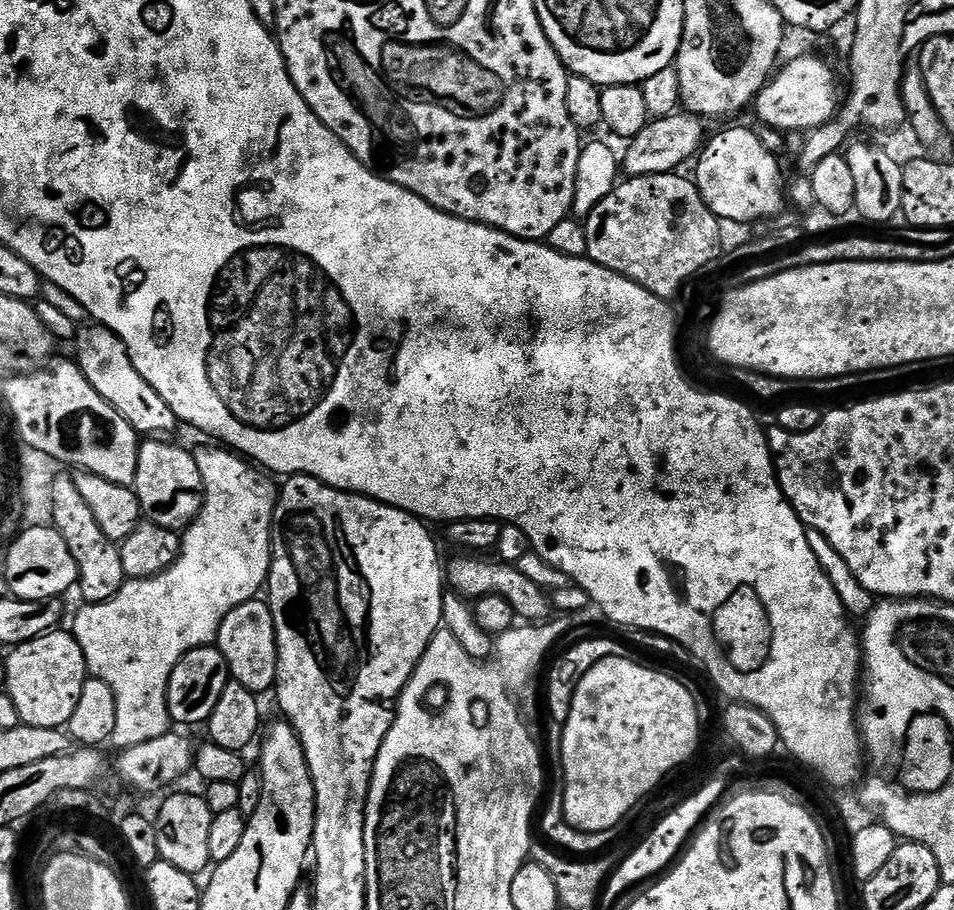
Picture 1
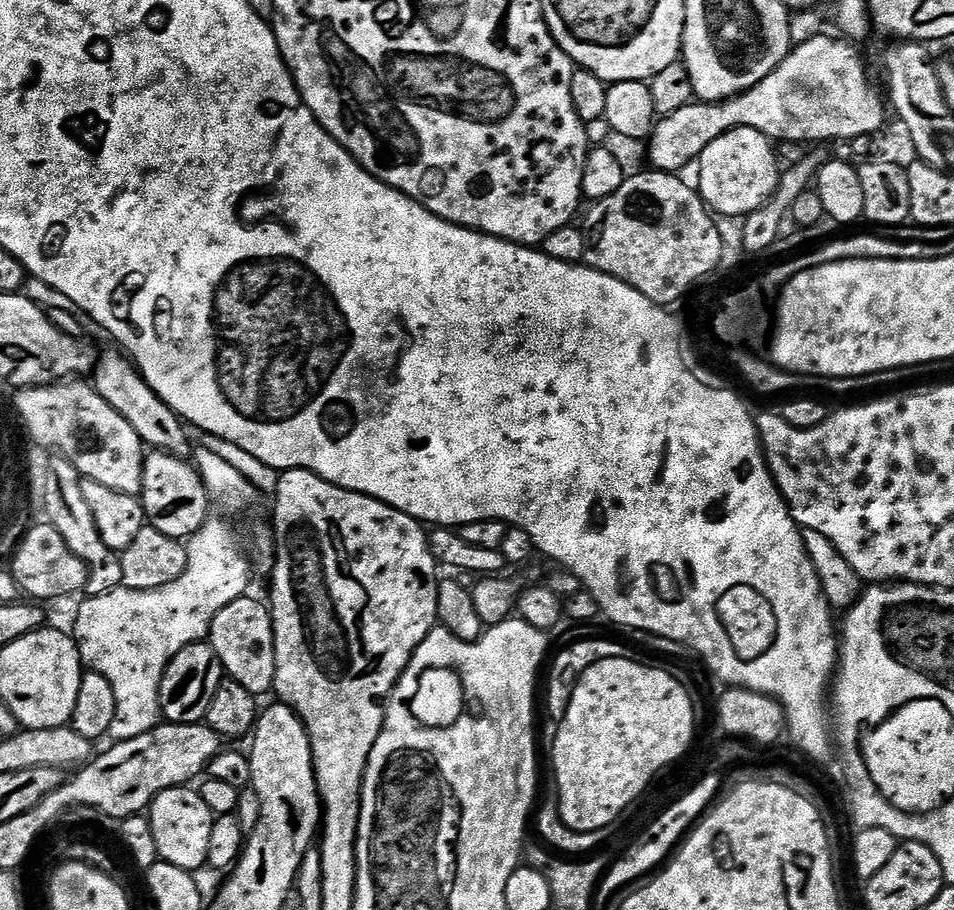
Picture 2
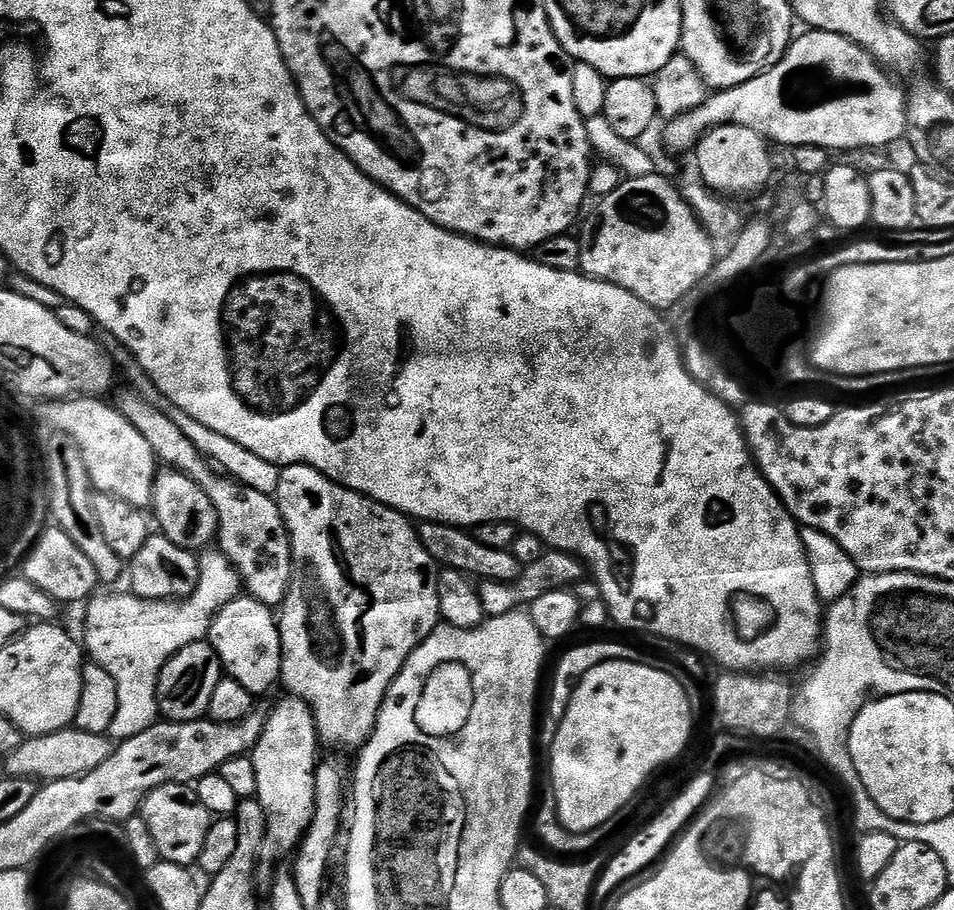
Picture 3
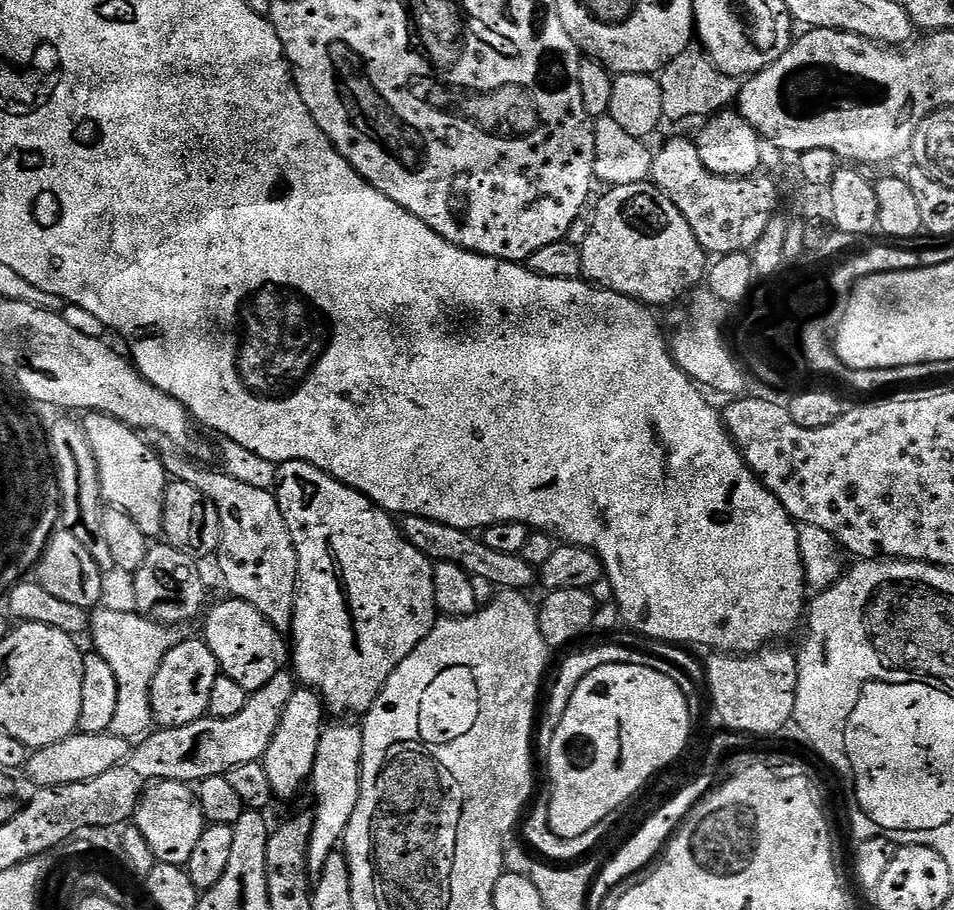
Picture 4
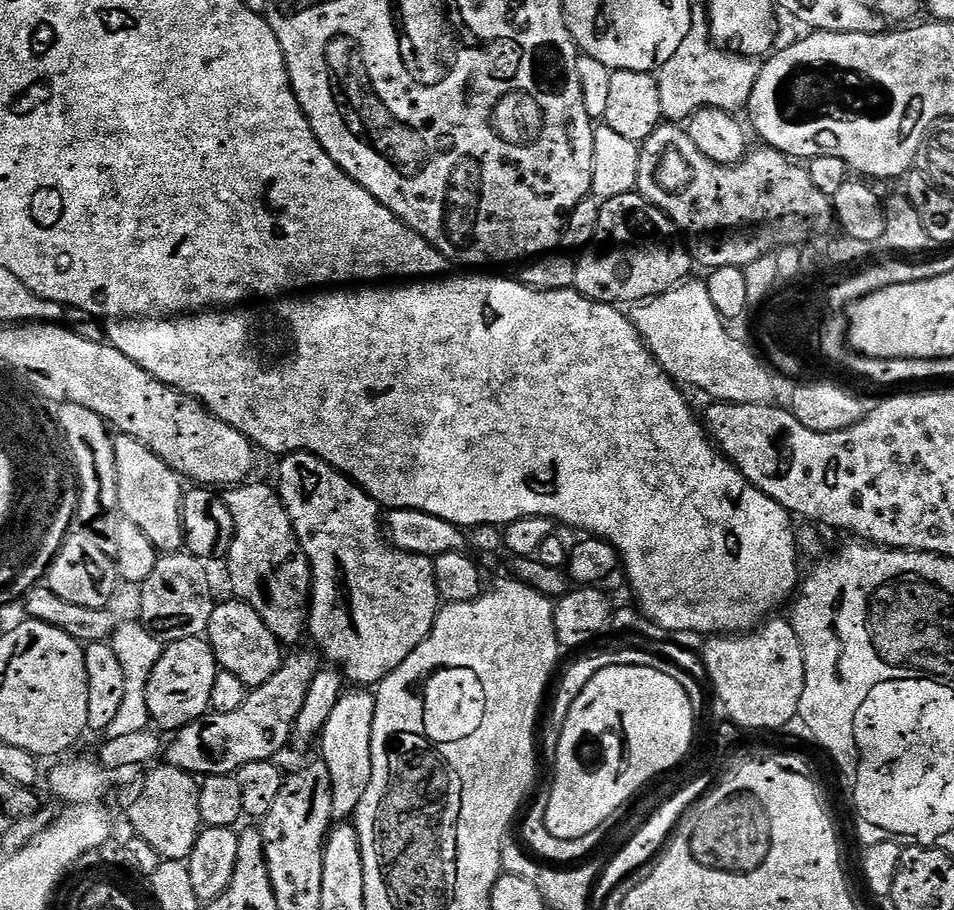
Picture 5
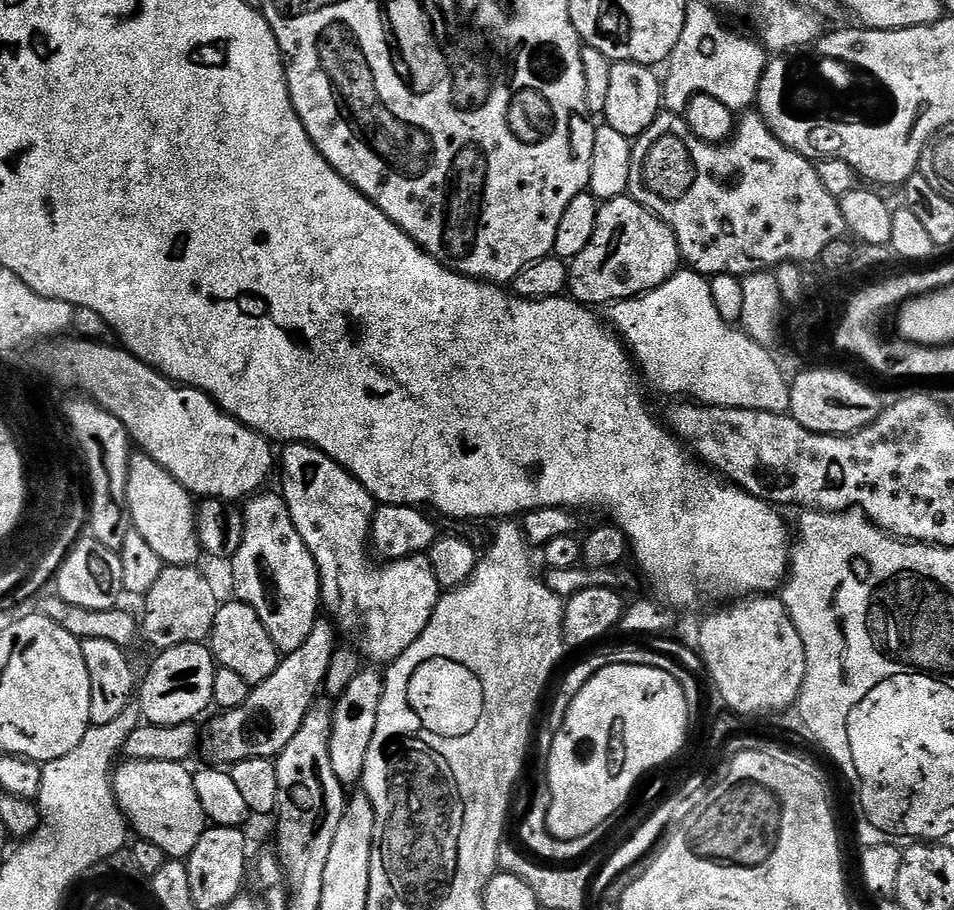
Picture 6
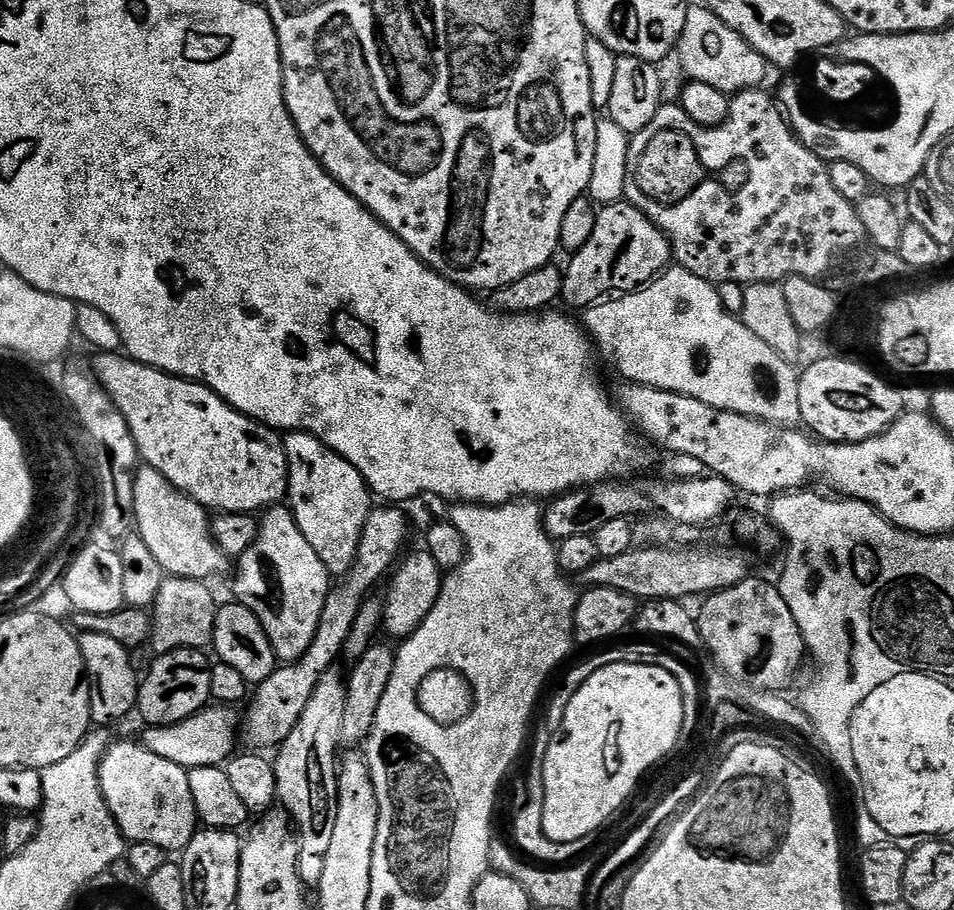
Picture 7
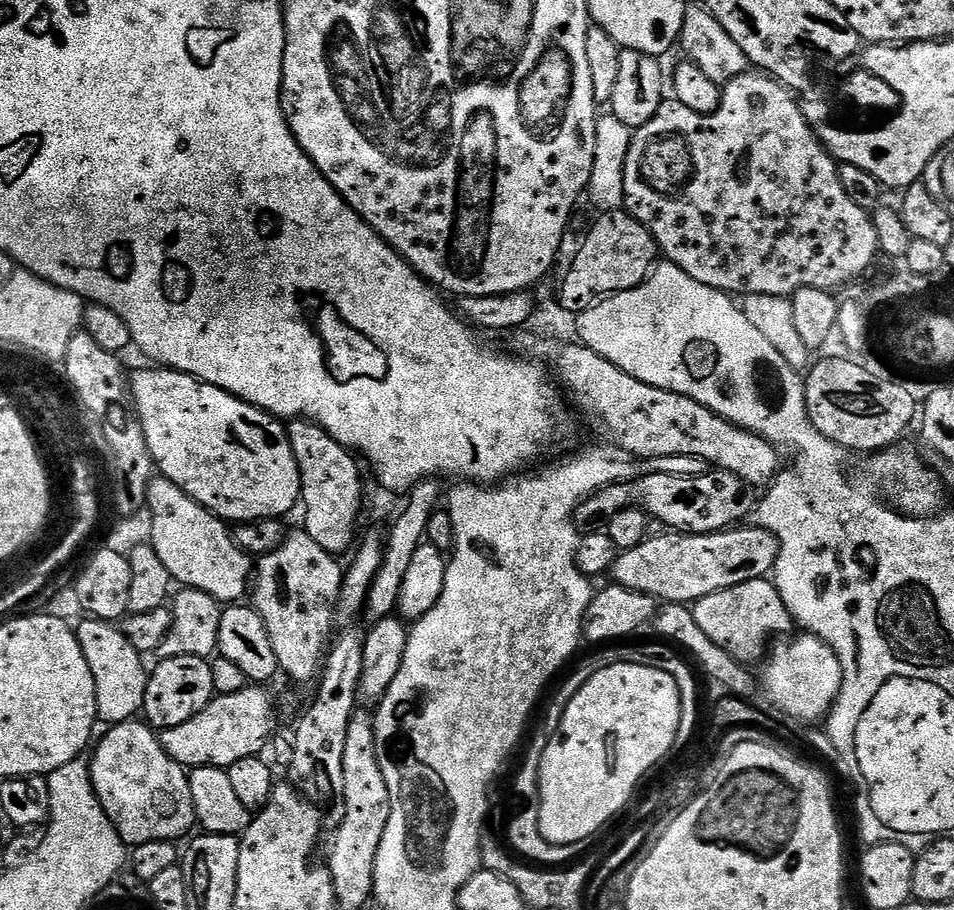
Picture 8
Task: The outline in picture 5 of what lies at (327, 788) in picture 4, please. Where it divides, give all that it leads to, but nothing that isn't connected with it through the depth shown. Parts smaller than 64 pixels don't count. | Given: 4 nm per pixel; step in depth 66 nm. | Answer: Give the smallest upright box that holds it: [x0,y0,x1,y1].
[318,687,376,821]

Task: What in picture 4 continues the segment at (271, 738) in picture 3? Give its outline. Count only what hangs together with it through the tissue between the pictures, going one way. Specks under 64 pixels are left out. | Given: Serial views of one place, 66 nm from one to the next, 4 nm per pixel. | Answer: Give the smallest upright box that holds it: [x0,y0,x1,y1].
[263,686,326,800]

